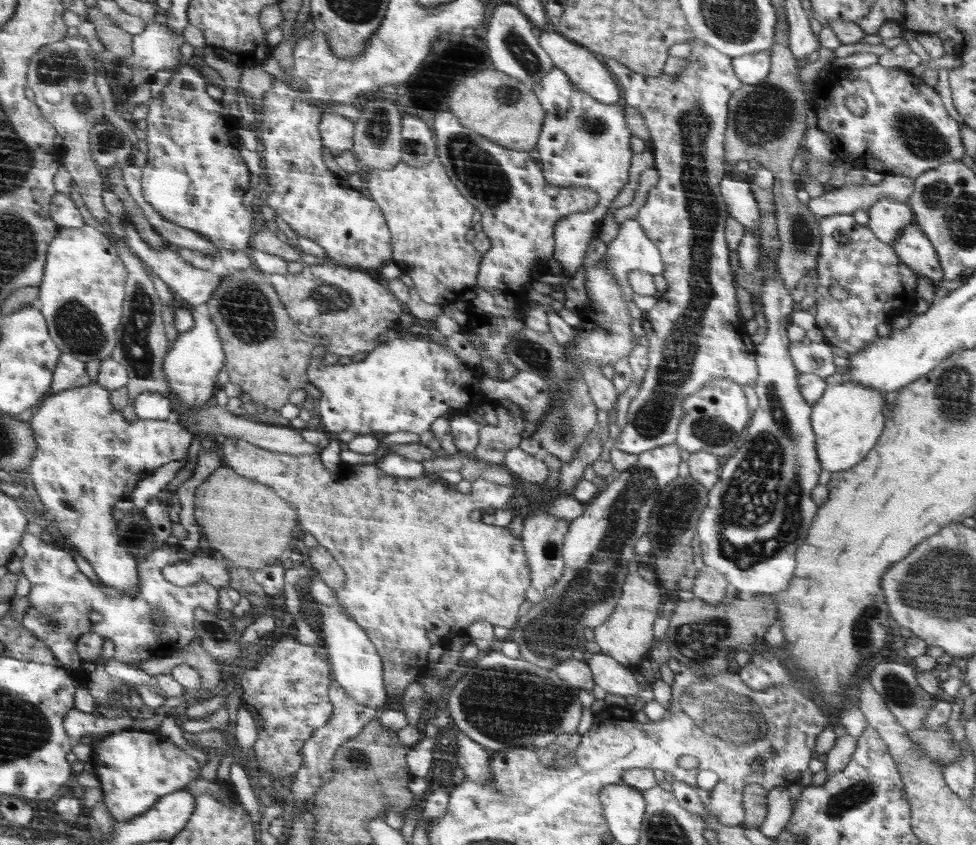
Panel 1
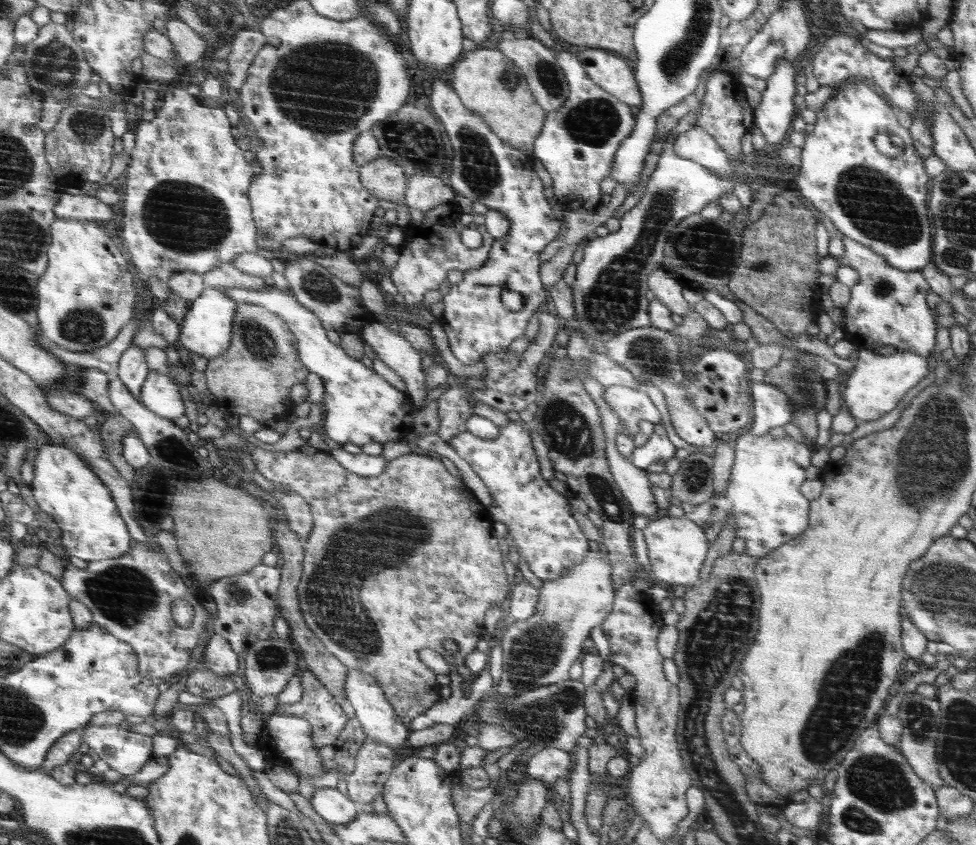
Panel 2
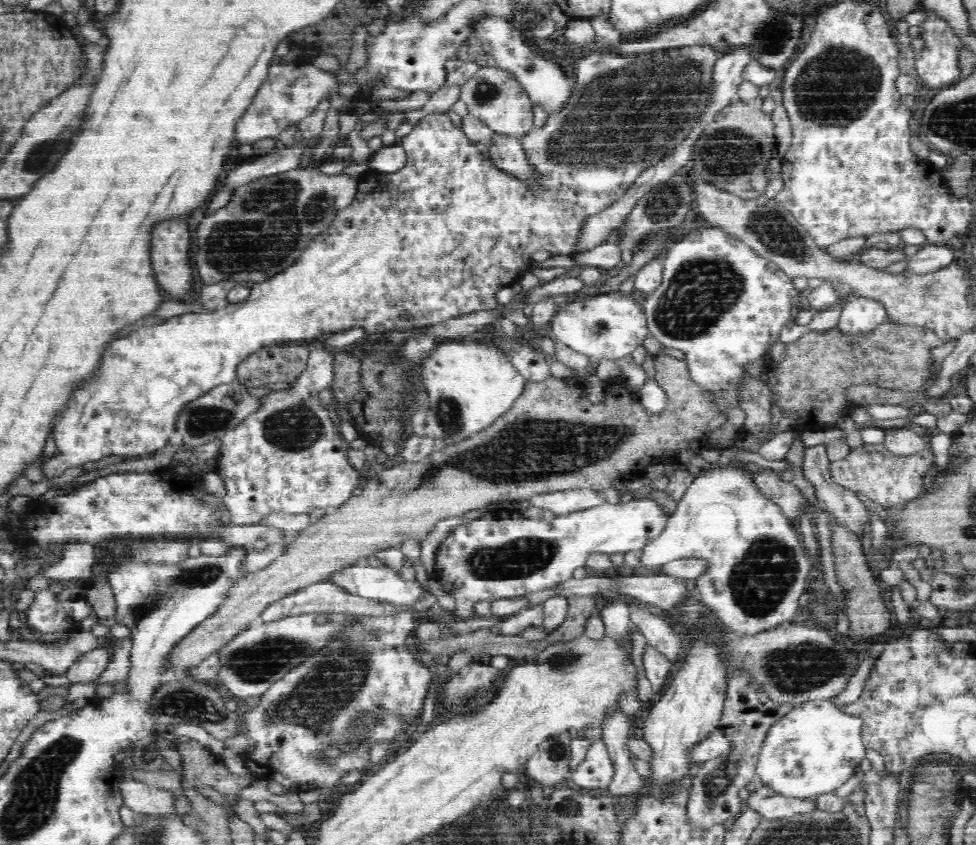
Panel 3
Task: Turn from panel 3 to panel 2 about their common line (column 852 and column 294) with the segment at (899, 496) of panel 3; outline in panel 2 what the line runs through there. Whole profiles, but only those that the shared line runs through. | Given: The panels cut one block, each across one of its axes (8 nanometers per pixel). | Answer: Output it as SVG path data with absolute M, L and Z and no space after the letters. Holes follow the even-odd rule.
M251 444L250 456L247 458L251 463L251 471L258 473L264 479L297 492L310 507L313 516L313 528L310 537L304 542L303 573L300 582L296 587L298 602L305 625L325 644L326 650L331 652L340 662L343 662L348 669L358 669L369 674L378 682L378 686L384 691L386 700L393 705L401 720L409 727L412 720L417 716L424 715L434 702L440 698L441 685L436 684L436 674L425 664L418 660L418 650L422 648L432 648L444 657L450 668L458 668L462 682L467 682L472 673L466 668L465 658L474 650L478 650L478 644L486 640L486 616L494 612L495 604L502 604L506 609L509 604L509 596L514 590L513 585L519 581L519 577L510 584L510 572L506 572L506 552L502 552L502 540L494 536L494 516L491 515L492 507L482 504L478 497L468 488L468 484L462 480L462 476L454 476L450 468L446 468L446 460L438 460L438 456L421 456L408 453L388 462L386 469L377 476L362 477L350 472L342 467L332 456L330 451L322 452L318 450L312 456L299 451L299 449L289 452L268 451L255 447ZM444 640L455 640L458 645L456 654L446 654L442 642Z

